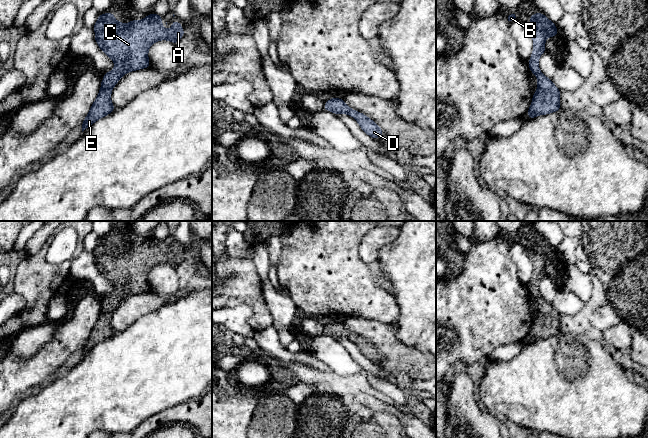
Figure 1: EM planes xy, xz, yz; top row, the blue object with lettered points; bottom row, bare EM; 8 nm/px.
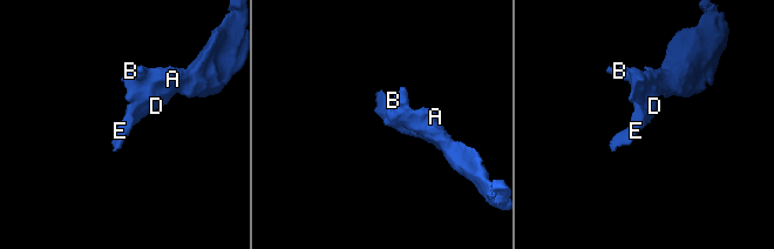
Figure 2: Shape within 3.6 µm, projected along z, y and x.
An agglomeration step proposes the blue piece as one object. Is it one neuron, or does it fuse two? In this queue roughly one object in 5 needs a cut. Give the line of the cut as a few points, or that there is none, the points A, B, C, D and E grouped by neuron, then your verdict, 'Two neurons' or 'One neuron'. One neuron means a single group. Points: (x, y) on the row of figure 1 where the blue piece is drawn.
No split. Groups: A B C D E. One neuron

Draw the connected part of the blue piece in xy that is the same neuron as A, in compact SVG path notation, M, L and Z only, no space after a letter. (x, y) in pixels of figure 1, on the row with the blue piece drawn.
M112 13L99 14L94 25L95 40L100 49L114 61L114 70L104 74L100 92L83 121L82 132L114 109L111 91L127 72L148 68L148 50L159 40L176 44L184 35L181 23L172 21L172 29L162 28L162 17L150 13L140 21L128 24L115 21Z

